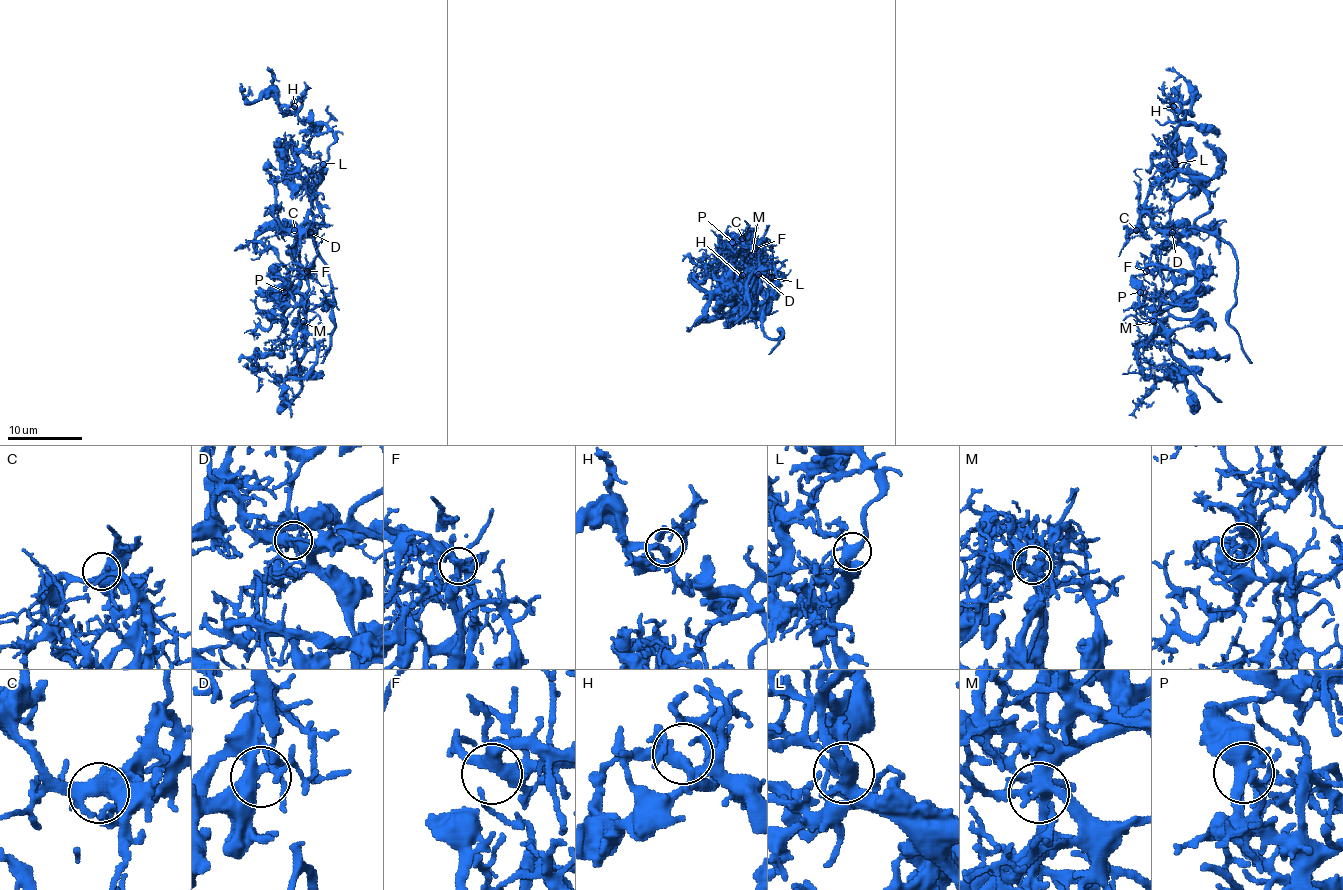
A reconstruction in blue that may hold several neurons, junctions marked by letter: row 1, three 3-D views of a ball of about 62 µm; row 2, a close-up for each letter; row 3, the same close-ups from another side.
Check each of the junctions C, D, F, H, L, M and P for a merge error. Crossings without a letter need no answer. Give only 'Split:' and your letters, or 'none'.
Split: none

